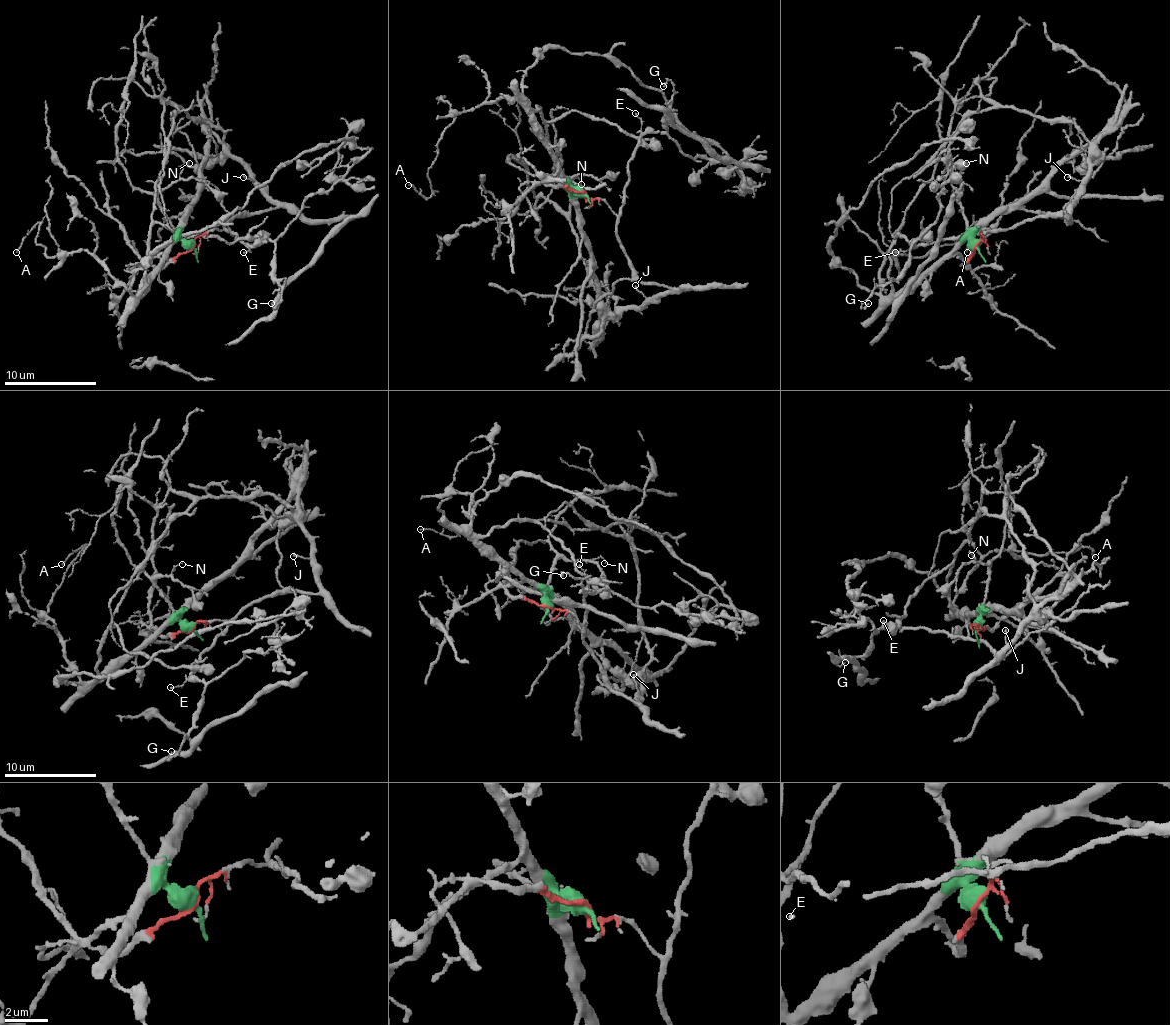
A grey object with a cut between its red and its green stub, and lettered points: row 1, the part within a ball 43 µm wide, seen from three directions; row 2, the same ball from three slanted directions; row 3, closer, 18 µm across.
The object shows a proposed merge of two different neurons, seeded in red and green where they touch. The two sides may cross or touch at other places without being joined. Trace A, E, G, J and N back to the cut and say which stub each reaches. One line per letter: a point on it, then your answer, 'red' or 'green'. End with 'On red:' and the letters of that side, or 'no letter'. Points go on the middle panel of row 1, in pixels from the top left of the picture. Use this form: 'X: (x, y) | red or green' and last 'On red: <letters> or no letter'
A: (408, 185) | green
E: (635, 113) | red
G: (663, 86) | red
J: (635, 285) | red
N: (581, 184) | green
On red: E, G, J

